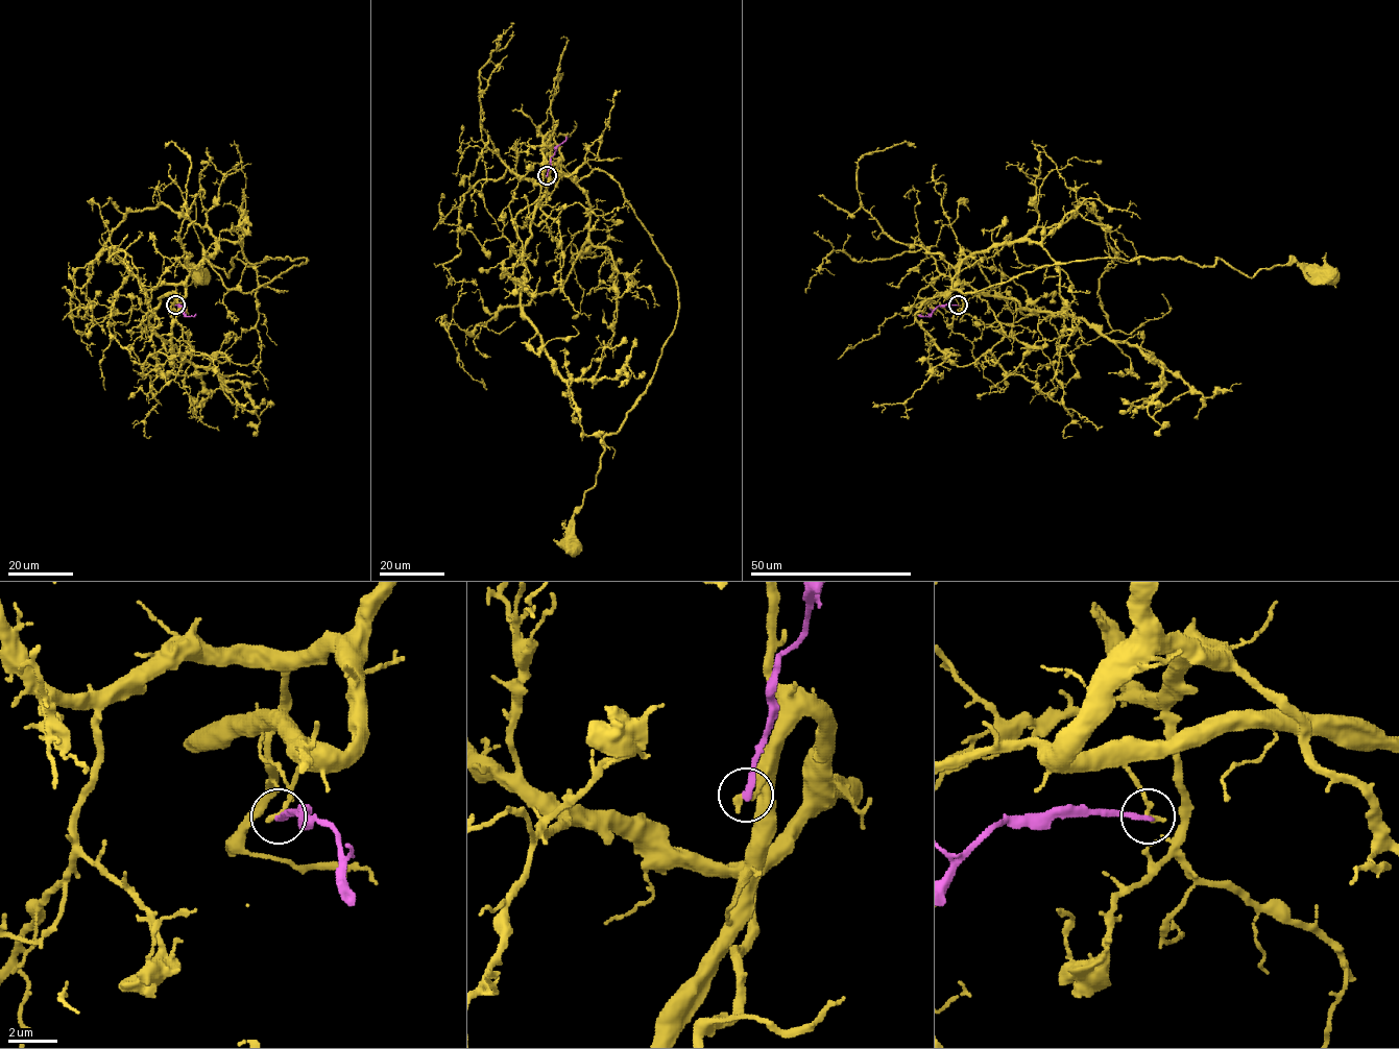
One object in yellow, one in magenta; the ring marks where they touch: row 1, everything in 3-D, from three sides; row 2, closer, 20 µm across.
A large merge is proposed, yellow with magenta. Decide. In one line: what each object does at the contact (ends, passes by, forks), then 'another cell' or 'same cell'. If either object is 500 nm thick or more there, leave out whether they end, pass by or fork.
yellow ends there; magenta ends there; another cell

